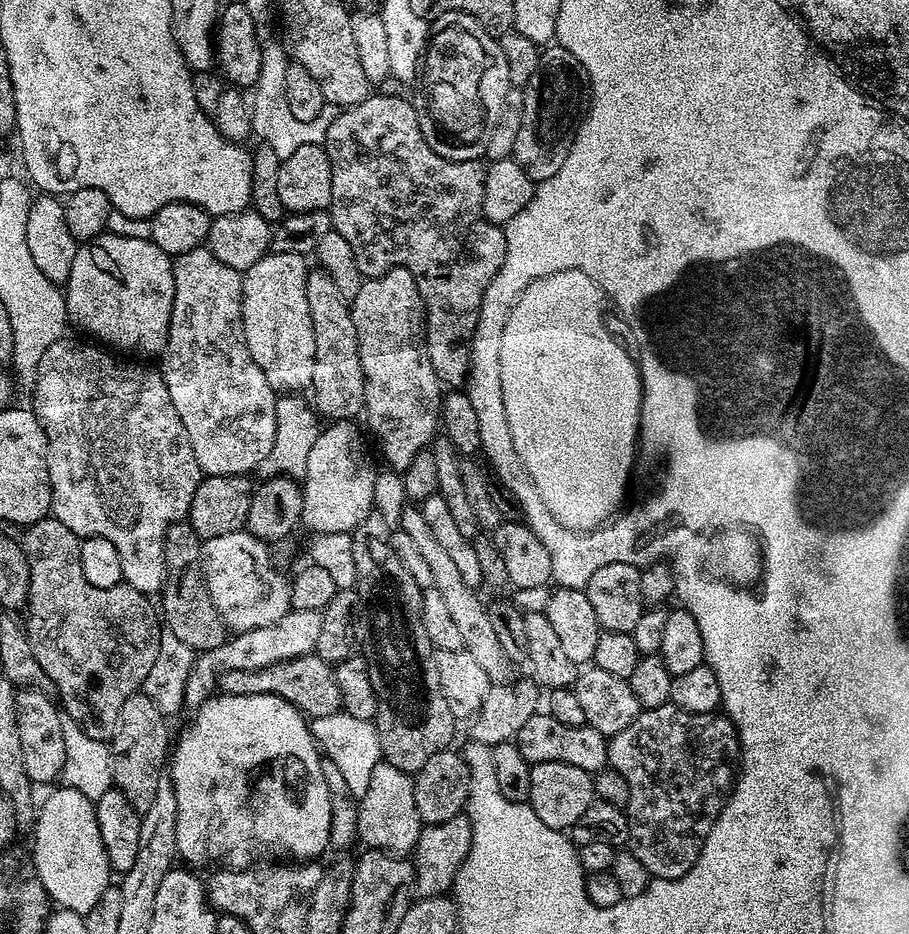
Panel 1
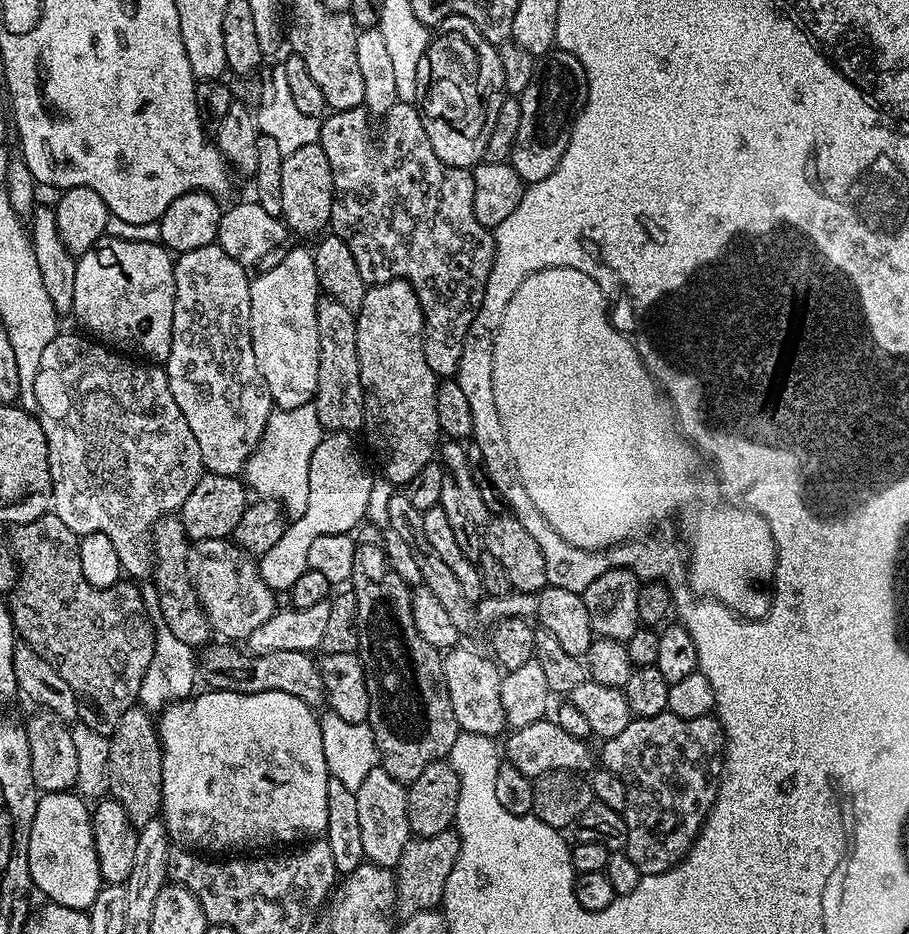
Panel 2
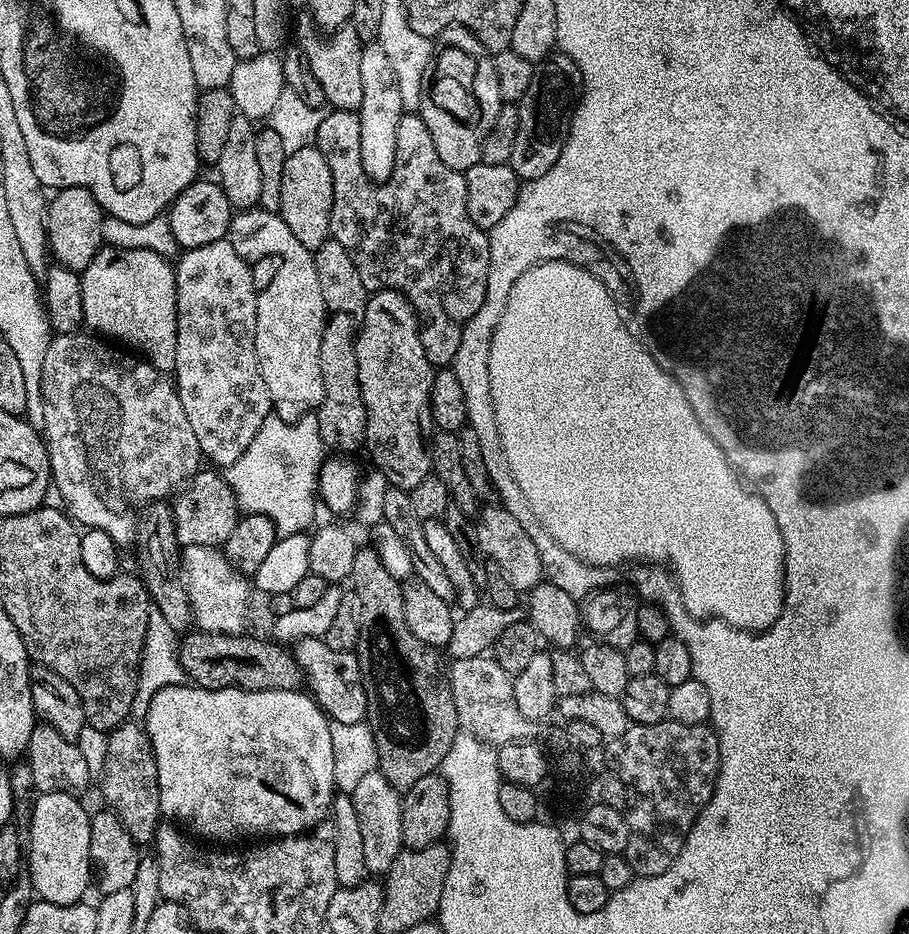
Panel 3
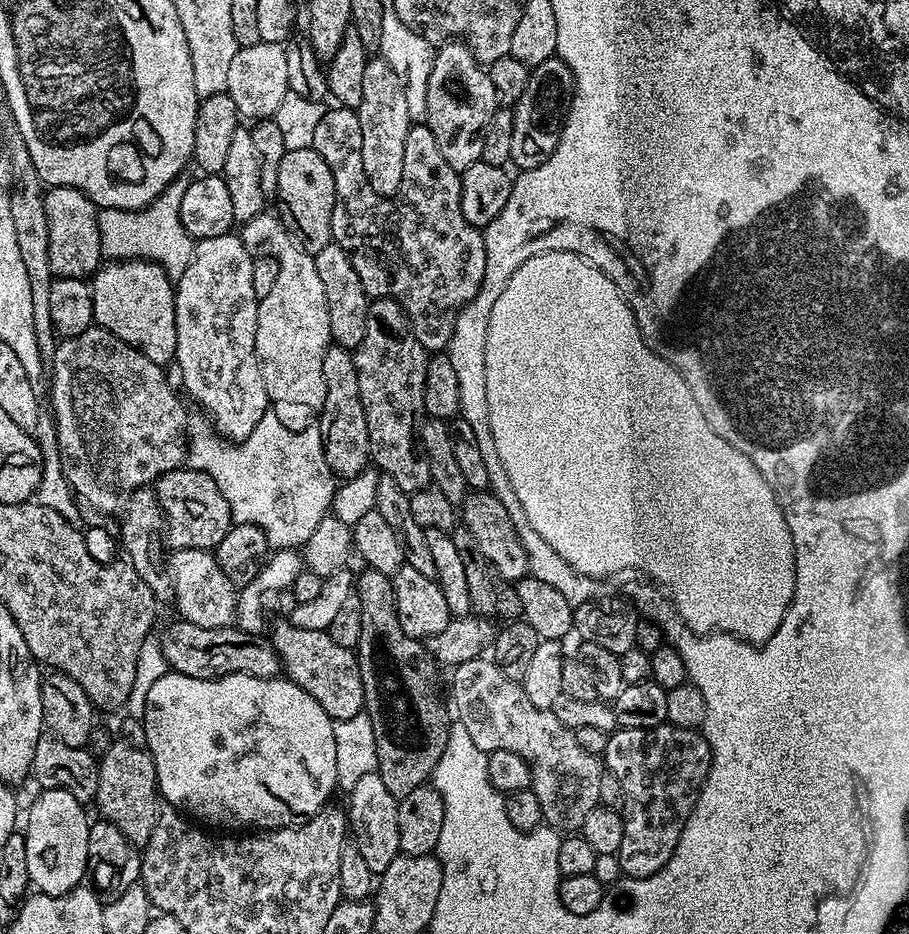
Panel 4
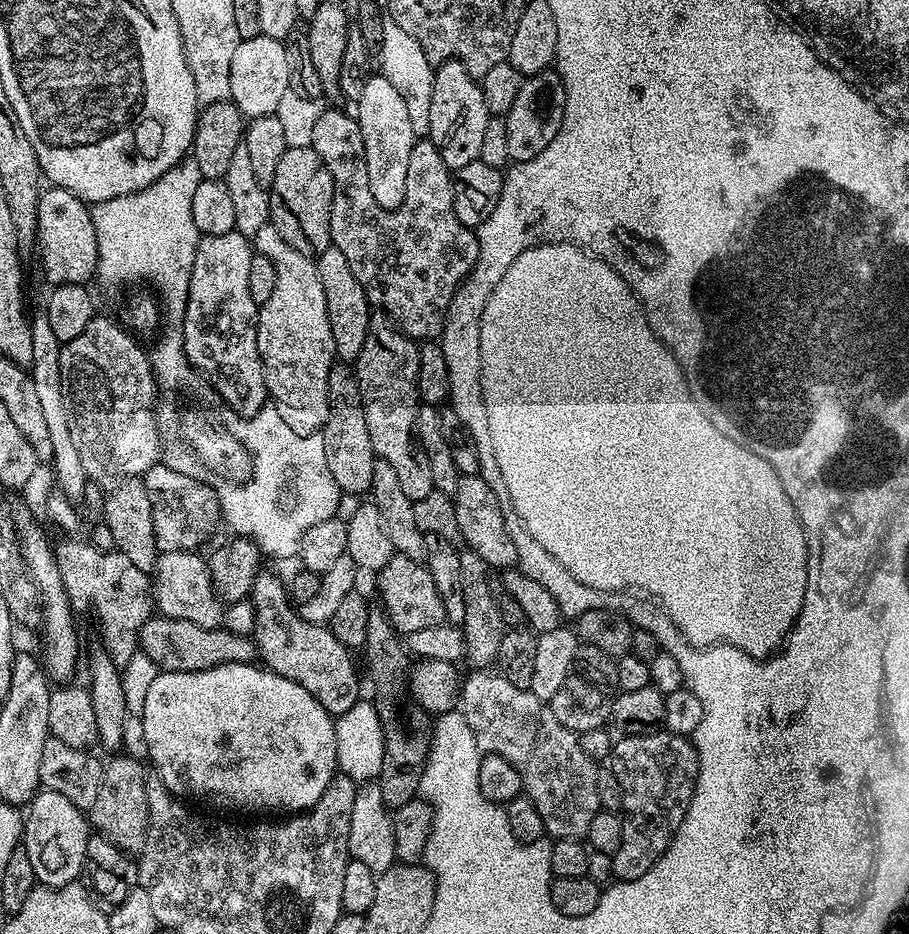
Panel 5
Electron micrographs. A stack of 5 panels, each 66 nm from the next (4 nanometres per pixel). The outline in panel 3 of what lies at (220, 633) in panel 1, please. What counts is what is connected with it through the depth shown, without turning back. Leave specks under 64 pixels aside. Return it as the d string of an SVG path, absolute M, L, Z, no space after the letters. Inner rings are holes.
M157 502L144 509L142 519L138 524L138 545L139 544L141 568L139 571L142 573L142 579L148 591L148 598L152 601L152 606L163 614L166 623L168 623L177 634L187 633L194 624L192 619L192 607L188 601L188 595L184 589L184 582L179 571L173 570L177 567L182 546L176 540L176 527L172 521L172 510L167 503Z

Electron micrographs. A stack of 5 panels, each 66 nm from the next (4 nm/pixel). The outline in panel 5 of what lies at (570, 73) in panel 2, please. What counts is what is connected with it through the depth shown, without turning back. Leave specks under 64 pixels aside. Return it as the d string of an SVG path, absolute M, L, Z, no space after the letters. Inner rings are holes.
M549 70L527 77L518 90L518 98L514 98L514 106L504 116L506 122L506 142L510 146L510 161L519 162L538 158L550 142L554 142L554 134L562 126L562 118L566 110L566 90L559 72Z

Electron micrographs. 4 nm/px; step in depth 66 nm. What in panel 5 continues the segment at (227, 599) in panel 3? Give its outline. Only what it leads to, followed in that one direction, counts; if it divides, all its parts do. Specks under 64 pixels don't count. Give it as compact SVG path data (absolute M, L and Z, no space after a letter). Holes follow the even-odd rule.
M199 551L161 552L154 573L152 599L159 615L194 622L203 628L221 627L225 605L212 589L207 559Z

